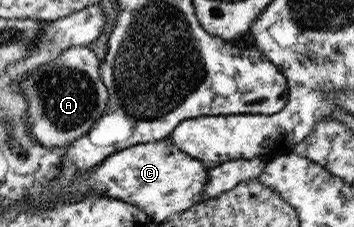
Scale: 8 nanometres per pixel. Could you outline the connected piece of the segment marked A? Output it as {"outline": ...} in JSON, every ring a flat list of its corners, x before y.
{"outline":[[72,46,56,59,27,73,16,83,28,98,27,124,32,135,49,148,70,145,90,131,93,123,106,109,109,95,99,74,100,59,86,46]]}

